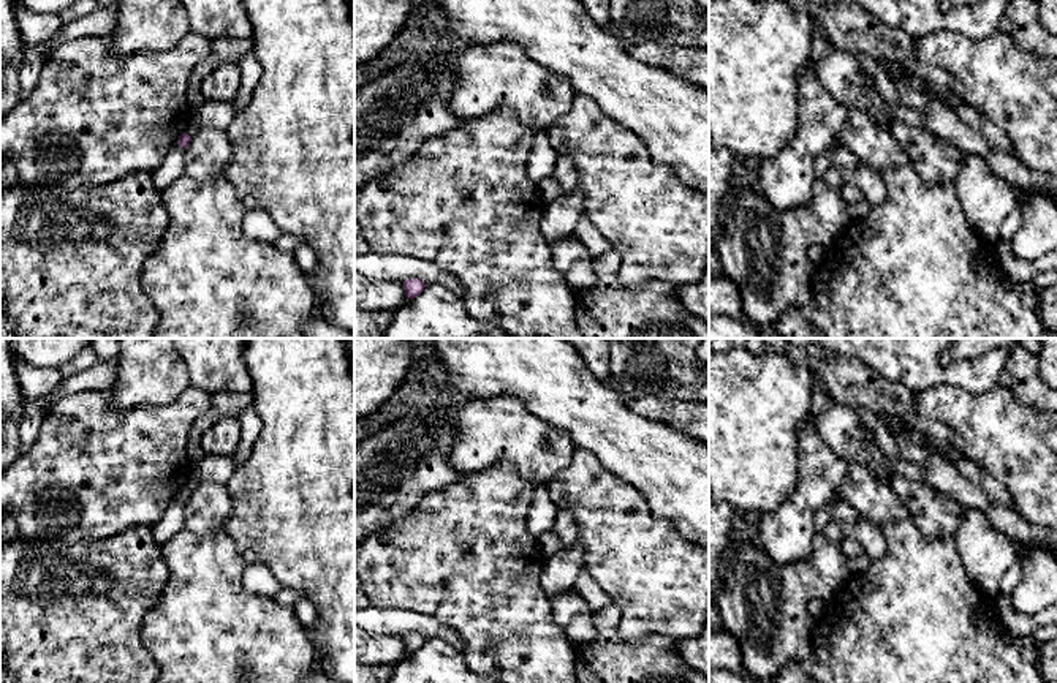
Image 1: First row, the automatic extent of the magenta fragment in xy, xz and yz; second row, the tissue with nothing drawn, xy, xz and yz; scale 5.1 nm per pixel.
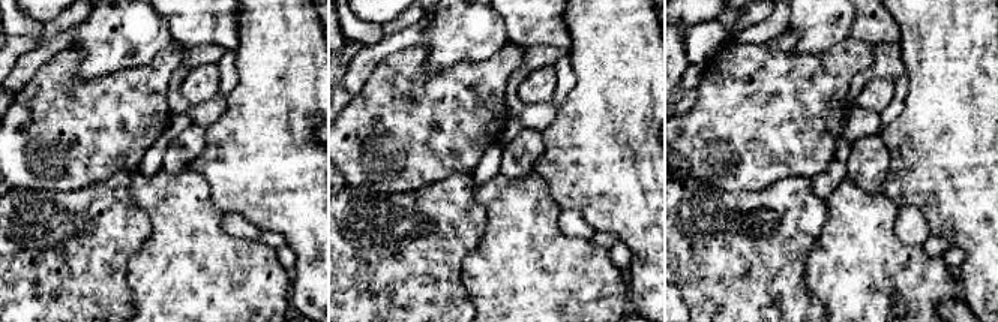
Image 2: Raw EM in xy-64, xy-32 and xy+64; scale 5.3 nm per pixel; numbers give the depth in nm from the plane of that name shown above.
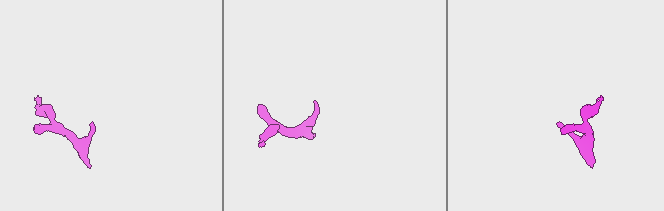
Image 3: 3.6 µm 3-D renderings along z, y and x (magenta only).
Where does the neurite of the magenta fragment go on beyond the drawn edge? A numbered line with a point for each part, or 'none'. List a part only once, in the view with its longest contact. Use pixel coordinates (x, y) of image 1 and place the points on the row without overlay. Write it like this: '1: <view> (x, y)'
1: xy (192, 483)

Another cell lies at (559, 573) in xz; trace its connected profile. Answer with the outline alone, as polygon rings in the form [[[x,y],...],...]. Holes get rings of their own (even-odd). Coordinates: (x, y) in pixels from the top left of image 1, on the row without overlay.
[[[579,541],[549,557],[541,569],[540,583],[549,599],[574,588],[578,575],[584,571],[584,547]]]

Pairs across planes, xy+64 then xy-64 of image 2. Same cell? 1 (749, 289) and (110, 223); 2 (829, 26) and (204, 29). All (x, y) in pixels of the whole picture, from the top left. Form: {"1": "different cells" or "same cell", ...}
{"1": "same cell", "2": "different cells"}

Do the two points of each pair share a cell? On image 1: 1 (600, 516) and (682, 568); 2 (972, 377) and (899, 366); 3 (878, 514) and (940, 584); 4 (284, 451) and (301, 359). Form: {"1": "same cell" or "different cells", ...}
{"1": "same cell", "2": "same cell", "3": "different cells", "4": "same cell"}

